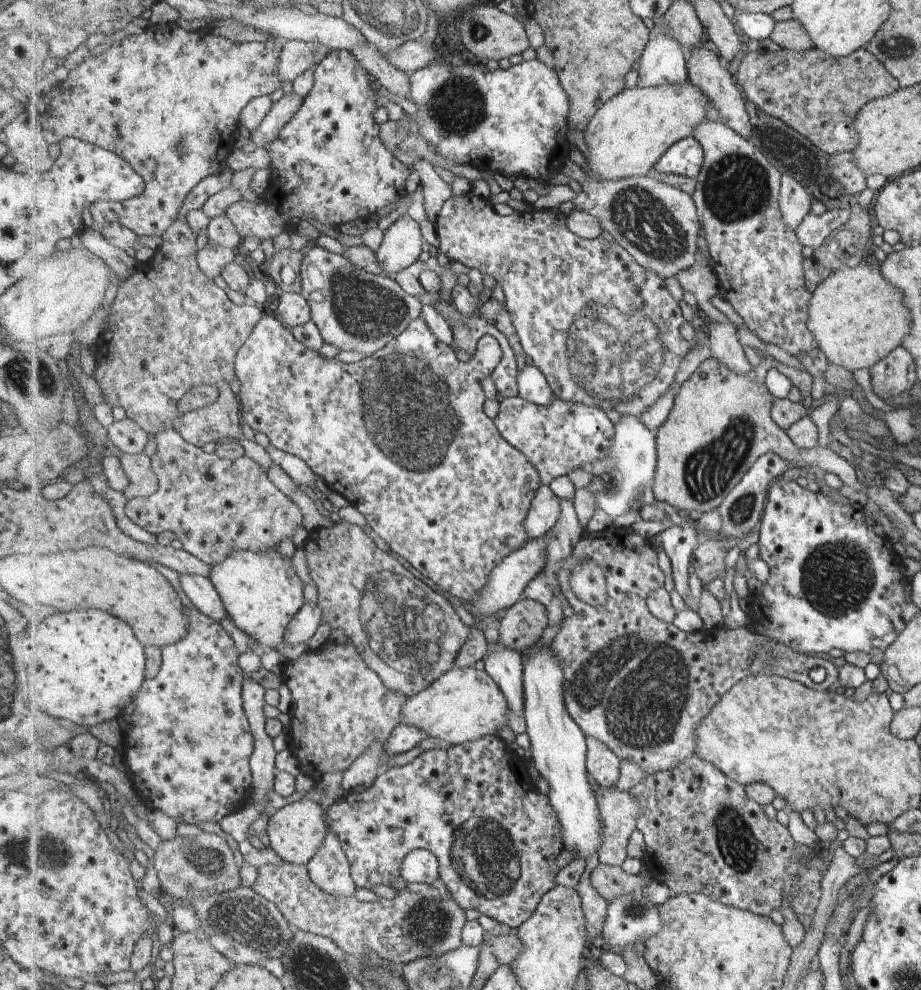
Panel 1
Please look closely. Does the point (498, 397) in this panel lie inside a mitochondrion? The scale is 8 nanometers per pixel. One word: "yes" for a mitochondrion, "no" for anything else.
no

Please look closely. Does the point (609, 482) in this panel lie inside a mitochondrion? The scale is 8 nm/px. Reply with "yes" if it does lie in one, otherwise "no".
yes

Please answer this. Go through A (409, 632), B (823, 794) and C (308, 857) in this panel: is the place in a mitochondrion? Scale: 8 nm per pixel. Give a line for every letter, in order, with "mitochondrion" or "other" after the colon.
A: mitochondrion
B: other
C: other

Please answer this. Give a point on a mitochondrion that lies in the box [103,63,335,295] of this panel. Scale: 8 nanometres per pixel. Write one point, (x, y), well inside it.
(179, 146)

